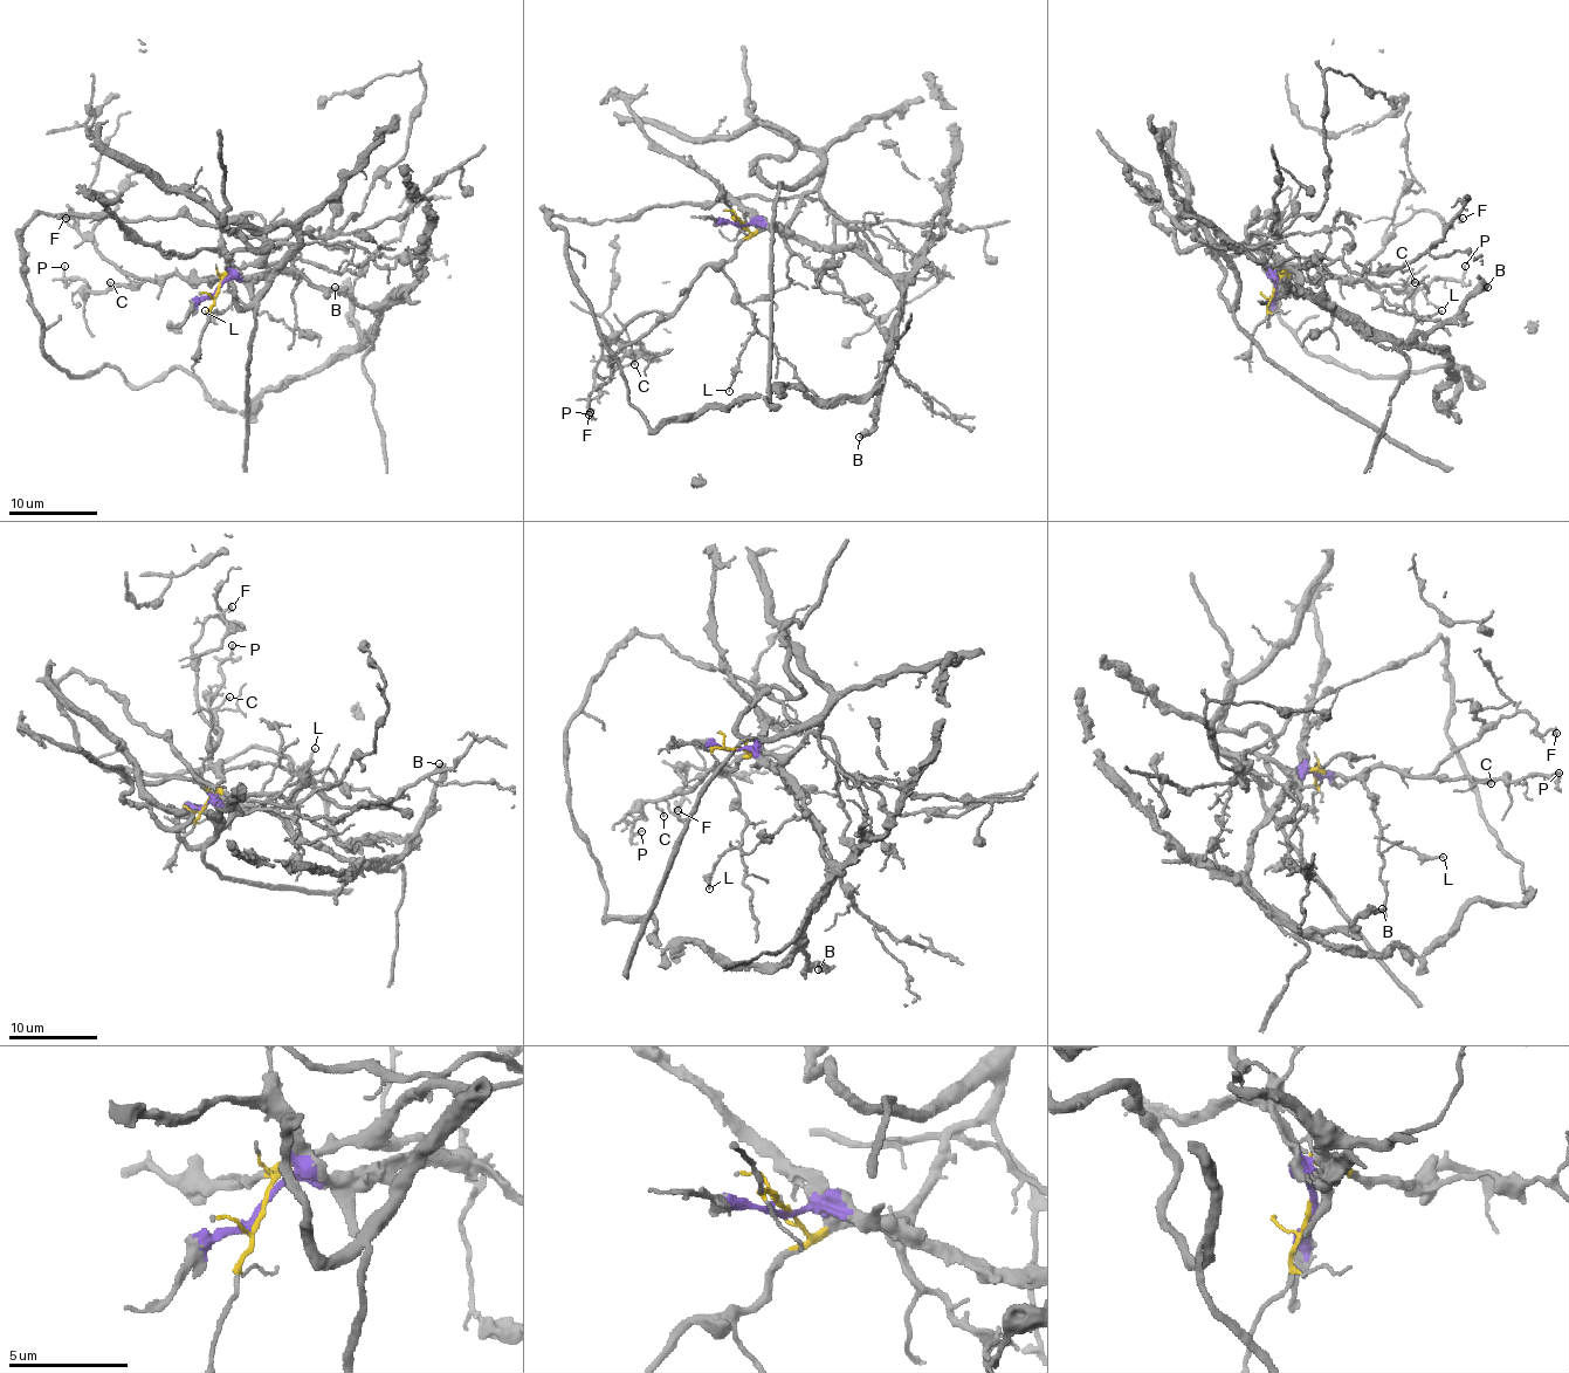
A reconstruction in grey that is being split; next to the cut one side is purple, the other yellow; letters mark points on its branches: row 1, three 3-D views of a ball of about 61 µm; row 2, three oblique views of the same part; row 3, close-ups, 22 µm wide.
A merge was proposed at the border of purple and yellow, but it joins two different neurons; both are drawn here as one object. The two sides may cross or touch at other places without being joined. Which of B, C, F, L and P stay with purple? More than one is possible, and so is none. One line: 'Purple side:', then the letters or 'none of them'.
Purple side: B

